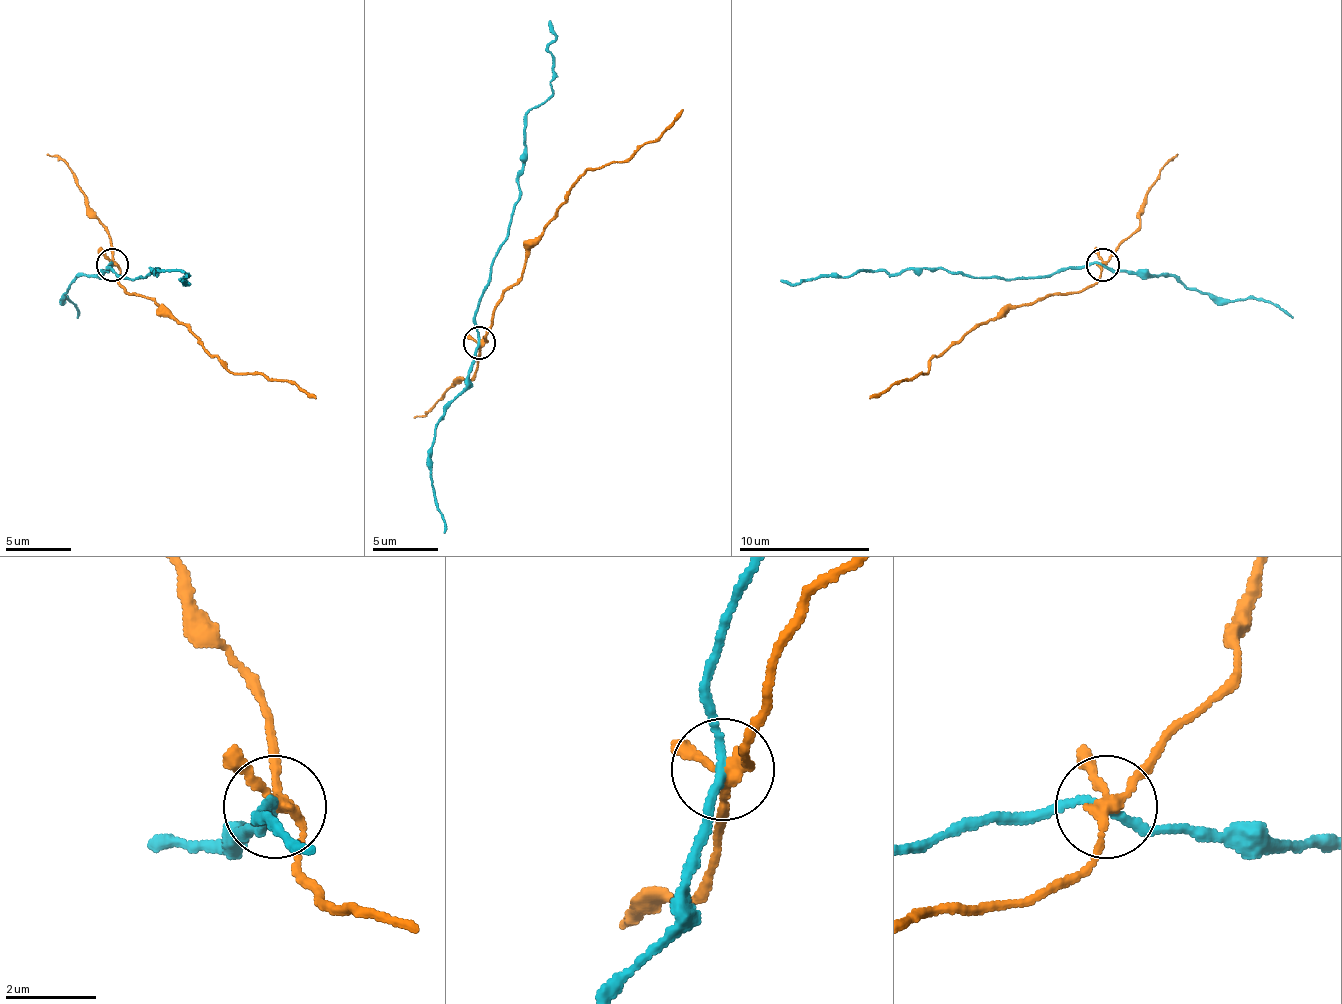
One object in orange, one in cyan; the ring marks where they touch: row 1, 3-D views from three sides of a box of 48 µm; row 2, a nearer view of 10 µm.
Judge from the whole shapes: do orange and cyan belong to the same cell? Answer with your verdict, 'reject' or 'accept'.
reject

